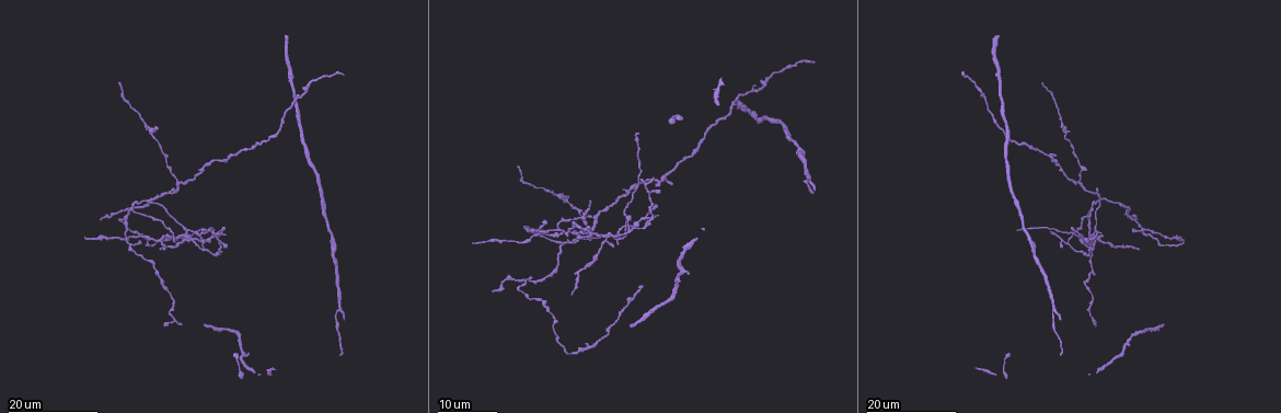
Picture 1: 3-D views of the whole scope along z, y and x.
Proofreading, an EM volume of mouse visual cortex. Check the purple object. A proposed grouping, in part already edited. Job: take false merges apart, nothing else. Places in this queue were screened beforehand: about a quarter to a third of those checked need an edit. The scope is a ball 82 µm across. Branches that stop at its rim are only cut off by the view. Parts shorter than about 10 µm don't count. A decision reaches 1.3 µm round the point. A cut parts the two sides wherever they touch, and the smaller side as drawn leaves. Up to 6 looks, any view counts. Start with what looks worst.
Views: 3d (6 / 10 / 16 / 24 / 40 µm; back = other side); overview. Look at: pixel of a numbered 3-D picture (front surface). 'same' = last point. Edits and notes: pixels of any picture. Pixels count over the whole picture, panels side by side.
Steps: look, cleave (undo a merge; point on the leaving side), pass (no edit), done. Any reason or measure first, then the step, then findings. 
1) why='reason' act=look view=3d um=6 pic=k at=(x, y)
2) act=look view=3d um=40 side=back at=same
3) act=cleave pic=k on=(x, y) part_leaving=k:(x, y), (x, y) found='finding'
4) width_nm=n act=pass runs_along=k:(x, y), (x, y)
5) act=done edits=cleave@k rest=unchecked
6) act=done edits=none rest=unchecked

why='three-way junction' act=look view=3d um=24 pic=1 at=(176, 182)

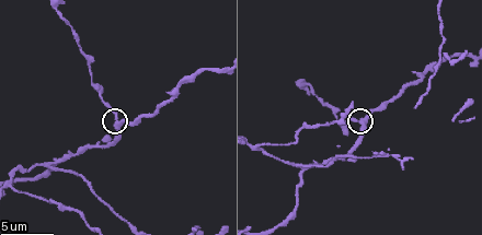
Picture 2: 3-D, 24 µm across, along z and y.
act=look view=3d um=10 pic=2 at=(117, 121)

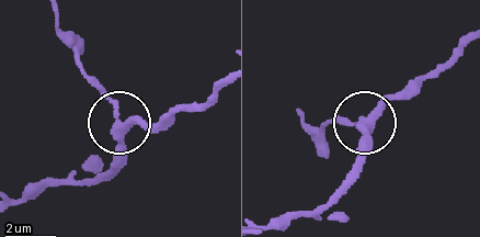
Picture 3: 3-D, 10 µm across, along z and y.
act=pass runs_along=3:(464, 44), (408, 81), (365, 123), (328, 120) found='continuous, no second neuron'

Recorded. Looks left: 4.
why='three-way junction' act=look view=3d um=10 pic=2 at=(10, 186)

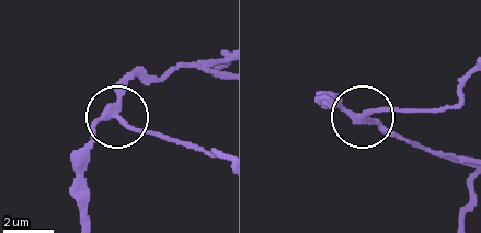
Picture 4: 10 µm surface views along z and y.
arms=3 act=pass found='one neuron here'

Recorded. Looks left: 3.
why='three arms meet' act=look view=3d um=16 pic=1 at=(1052, 308)

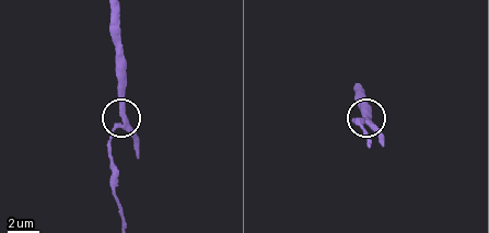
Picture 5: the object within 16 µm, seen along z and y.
act=look view=3d um=10 pic=5 at=(367, 122)

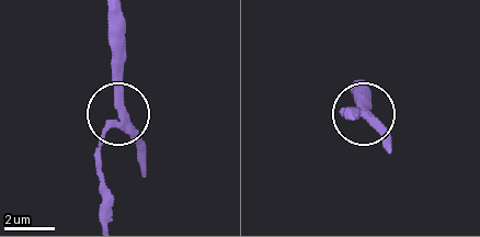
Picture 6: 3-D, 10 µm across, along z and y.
act=pass runs_along=6:(111, 14), (117, 115), (102, 140), (98, 170) found='one neuron here'

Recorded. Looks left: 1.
act=done edits=none rest=unchecked

